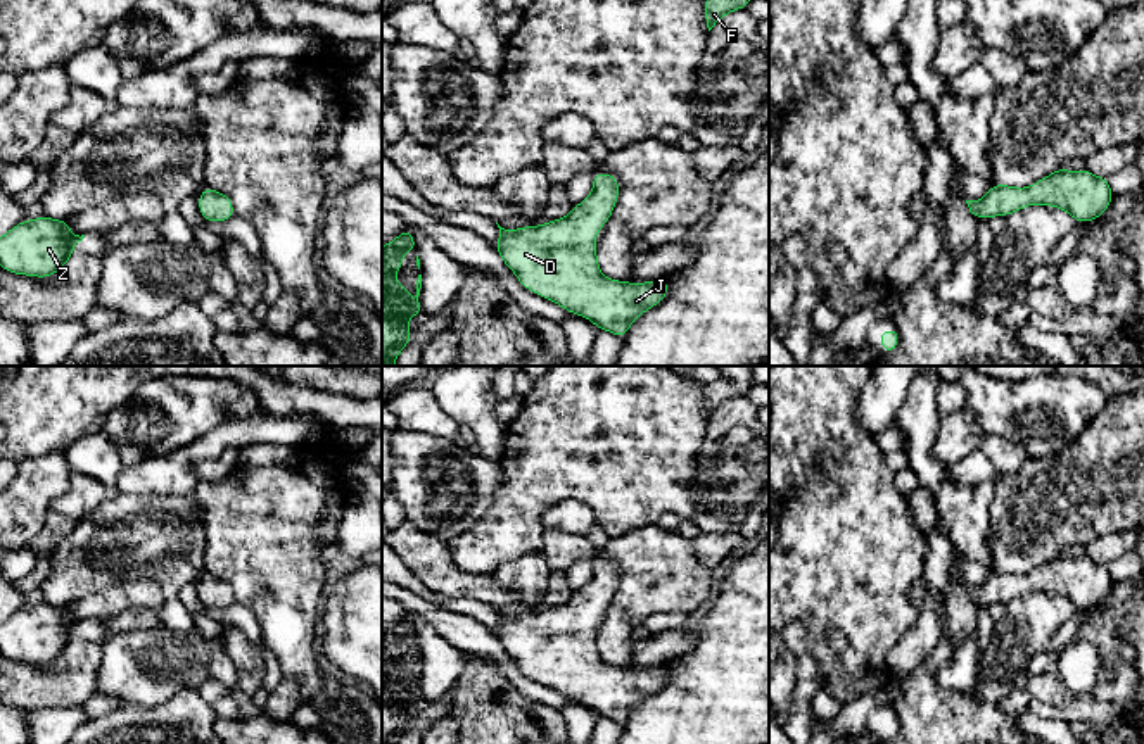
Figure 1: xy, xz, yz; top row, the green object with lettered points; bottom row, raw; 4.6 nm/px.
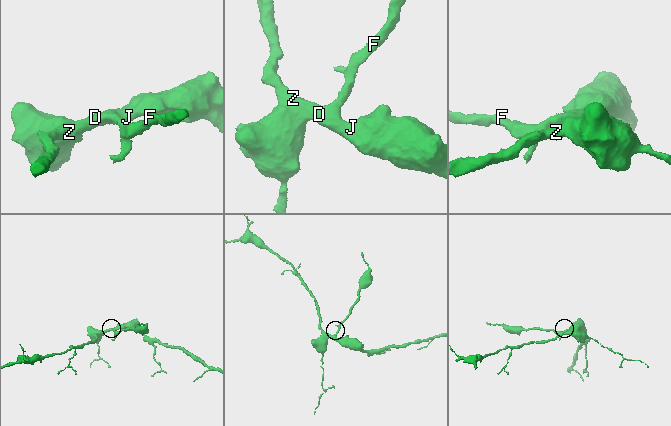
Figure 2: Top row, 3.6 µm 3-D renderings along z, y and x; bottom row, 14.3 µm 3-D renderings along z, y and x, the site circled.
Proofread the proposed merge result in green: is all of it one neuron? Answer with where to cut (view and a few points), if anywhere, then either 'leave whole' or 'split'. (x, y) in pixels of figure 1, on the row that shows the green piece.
no cut; leave whole

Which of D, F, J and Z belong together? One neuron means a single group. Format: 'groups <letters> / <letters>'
groups D F J Z

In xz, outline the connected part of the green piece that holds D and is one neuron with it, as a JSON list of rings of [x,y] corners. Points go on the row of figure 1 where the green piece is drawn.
[[[594,173],[589,197],[565,218],[518,230],[498,224],[494,250],[524,288],[624,338],[632,321],[665,299],[669,281],[634,285],[601,274],[596,233],[612,219],[617,199],[619,180]]]

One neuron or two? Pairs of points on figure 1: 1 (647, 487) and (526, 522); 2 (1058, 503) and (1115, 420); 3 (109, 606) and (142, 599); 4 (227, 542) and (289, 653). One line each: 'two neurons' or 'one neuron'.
1: one neuron
2: one neuron
3: one neuron
4: one neuron

